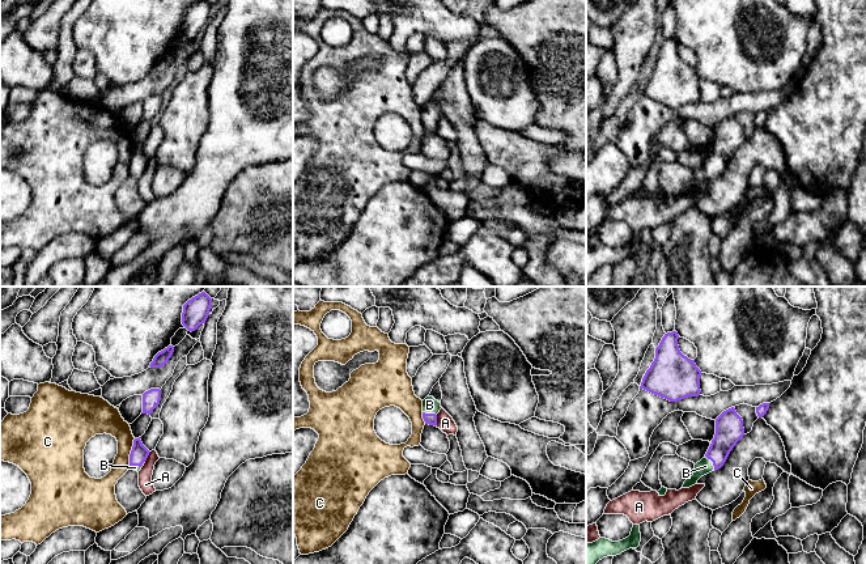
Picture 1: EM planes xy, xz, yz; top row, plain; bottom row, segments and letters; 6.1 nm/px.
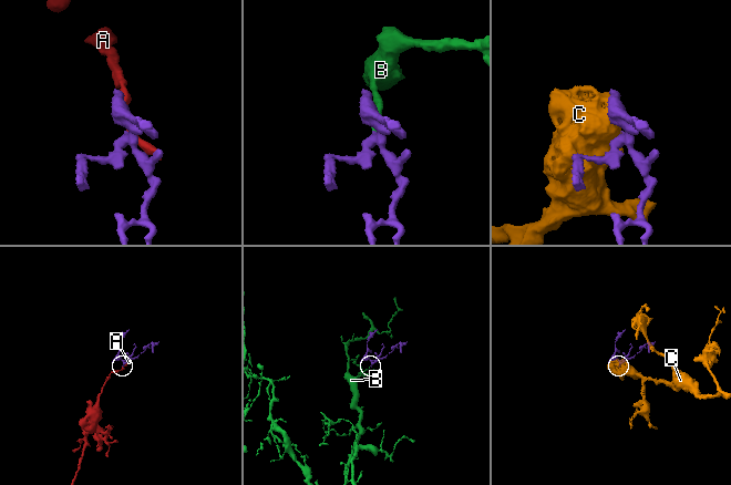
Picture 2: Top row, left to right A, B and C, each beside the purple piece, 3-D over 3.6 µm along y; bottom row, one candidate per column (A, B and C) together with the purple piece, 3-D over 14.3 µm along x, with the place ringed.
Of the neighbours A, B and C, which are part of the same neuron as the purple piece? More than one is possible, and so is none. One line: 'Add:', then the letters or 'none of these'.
Add: B

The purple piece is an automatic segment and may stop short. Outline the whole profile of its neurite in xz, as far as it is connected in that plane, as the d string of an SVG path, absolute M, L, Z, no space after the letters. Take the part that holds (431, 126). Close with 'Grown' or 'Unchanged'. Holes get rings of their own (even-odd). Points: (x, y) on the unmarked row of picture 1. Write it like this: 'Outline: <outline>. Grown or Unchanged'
Outline: M426 103L423 107L423 126L425 131L437 132L437 120L441 116L441 110L436 107L433 103Z. Grown

